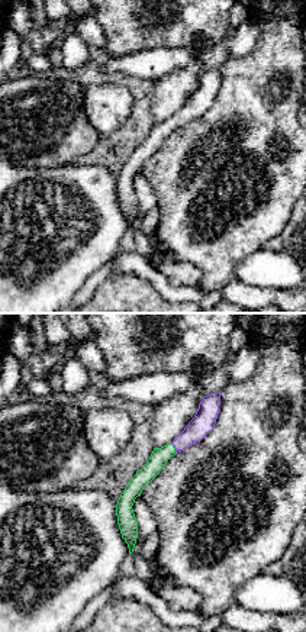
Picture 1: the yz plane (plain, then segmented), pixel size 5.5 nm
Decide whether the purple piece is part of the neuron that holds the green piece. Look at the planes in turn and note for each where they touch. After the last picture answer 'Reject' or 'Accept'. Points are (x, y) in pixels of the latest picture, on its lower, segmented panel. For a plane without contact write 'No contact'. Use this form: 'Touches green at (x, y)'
Touches green at (174, 448)

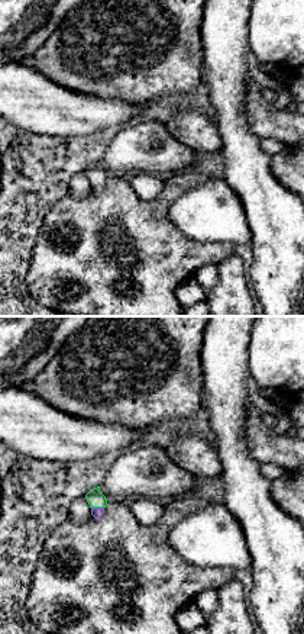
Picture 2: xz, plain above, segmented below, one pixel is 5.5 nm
Touches green at (97, 507)

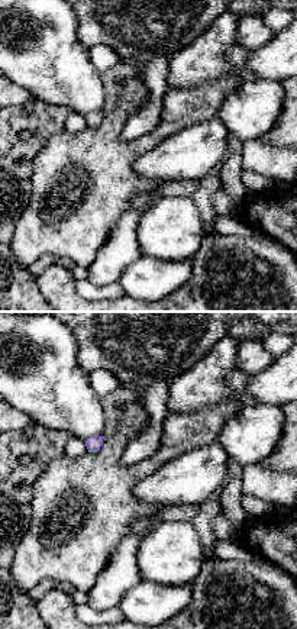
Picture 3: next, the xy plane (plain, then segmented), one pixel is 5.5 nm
Touches green at (93, 451)

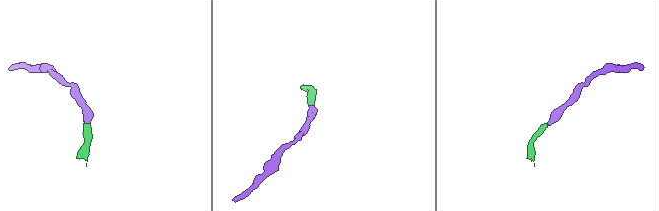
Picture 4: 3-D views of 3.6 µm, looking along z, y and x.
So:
Accept

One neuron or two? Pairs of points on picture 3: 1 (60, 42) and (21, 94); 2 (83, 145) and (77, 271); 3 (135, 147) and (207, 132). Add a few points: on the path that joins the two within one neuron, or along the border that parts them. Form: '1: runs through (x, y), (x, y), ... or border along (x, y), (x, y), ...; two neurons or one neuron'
1: border along (15, 81), (25, 87), (34, 99); two neurons
2: border along (76, 264), (86, 267); two neurons
3: border along (190, 123), (165, 136), (135, 163); two neurons

